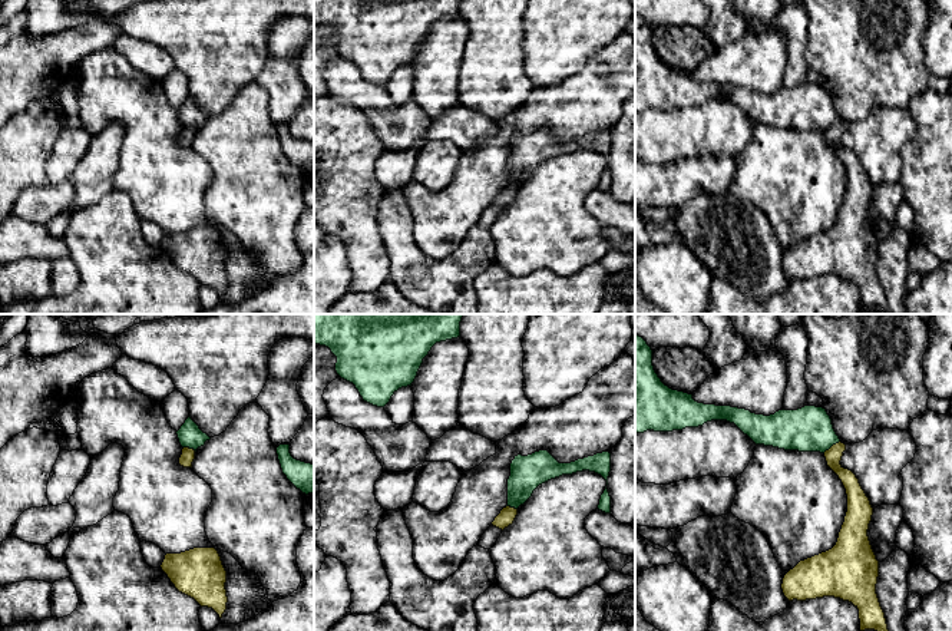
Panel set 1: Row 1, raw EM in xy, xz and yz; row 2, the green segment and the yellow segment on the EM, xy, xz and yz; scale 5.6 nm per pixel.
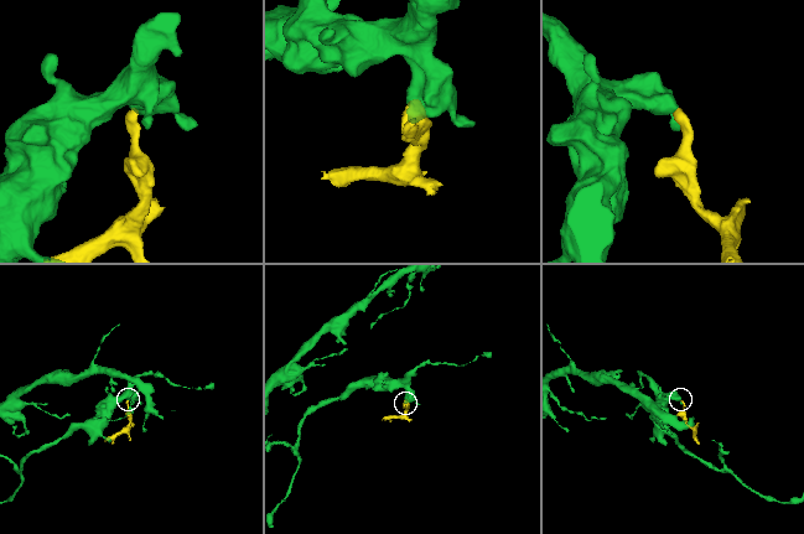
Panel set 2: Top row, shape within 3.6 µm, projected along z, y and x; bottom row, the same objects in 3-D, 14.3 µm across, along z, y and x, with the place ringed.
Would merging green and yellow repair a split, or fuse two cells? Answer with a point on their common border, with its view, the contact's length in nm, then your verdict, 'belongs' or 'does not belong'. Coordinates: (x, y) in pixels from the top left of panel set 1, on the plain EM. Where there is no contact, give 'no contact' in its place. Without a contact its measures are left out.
contact yz (830, 125); length 120 nm; does not belong

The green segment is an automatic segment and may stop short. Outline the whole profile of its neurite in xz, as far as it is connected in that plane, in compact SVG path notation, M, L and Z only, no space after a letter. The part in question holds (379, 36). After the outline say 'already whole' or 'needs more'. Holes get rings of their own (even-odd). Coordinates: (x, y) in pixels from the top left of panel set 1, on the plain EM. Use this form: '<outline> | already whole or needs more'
M314 0L314 23L325 24L337 36L337 53L353 62L364 80L384 86L401 66L411 65L423 37L436 22L460 16L460 0Z | already whole

